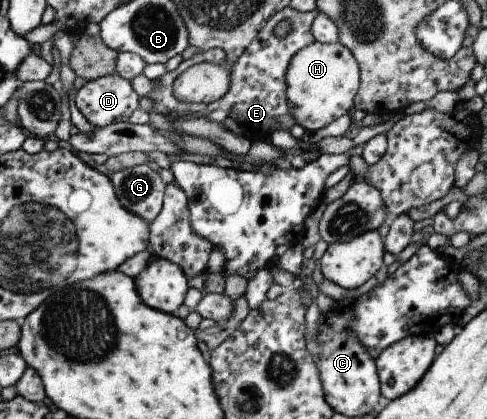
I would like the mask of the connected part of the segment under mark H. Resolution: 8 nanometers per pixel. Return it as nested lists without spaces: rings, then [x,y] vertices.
[[[314,41],[299,50],[290,59],[285,76],[287,103],[296,124],[306,131],[316,132],[336,118],[351,114],[359,78],[359,64],[350,50],[340,42]]]

